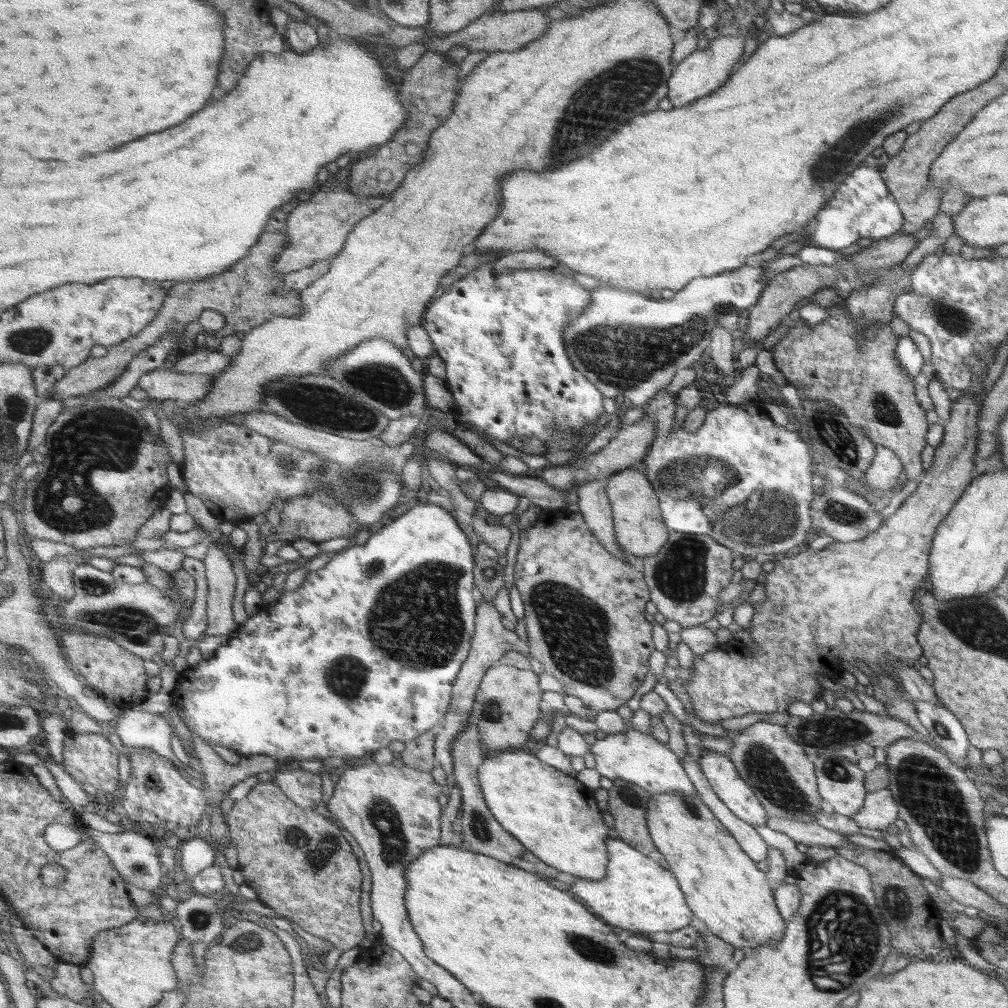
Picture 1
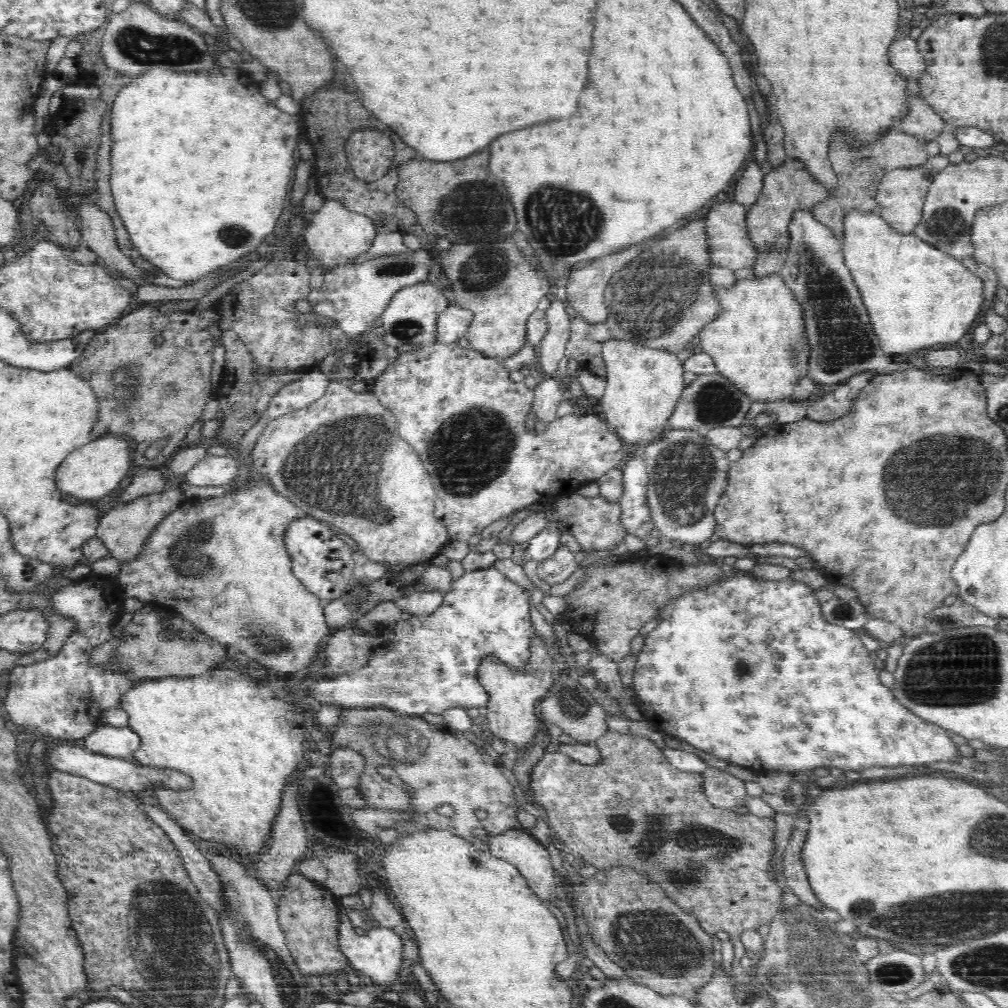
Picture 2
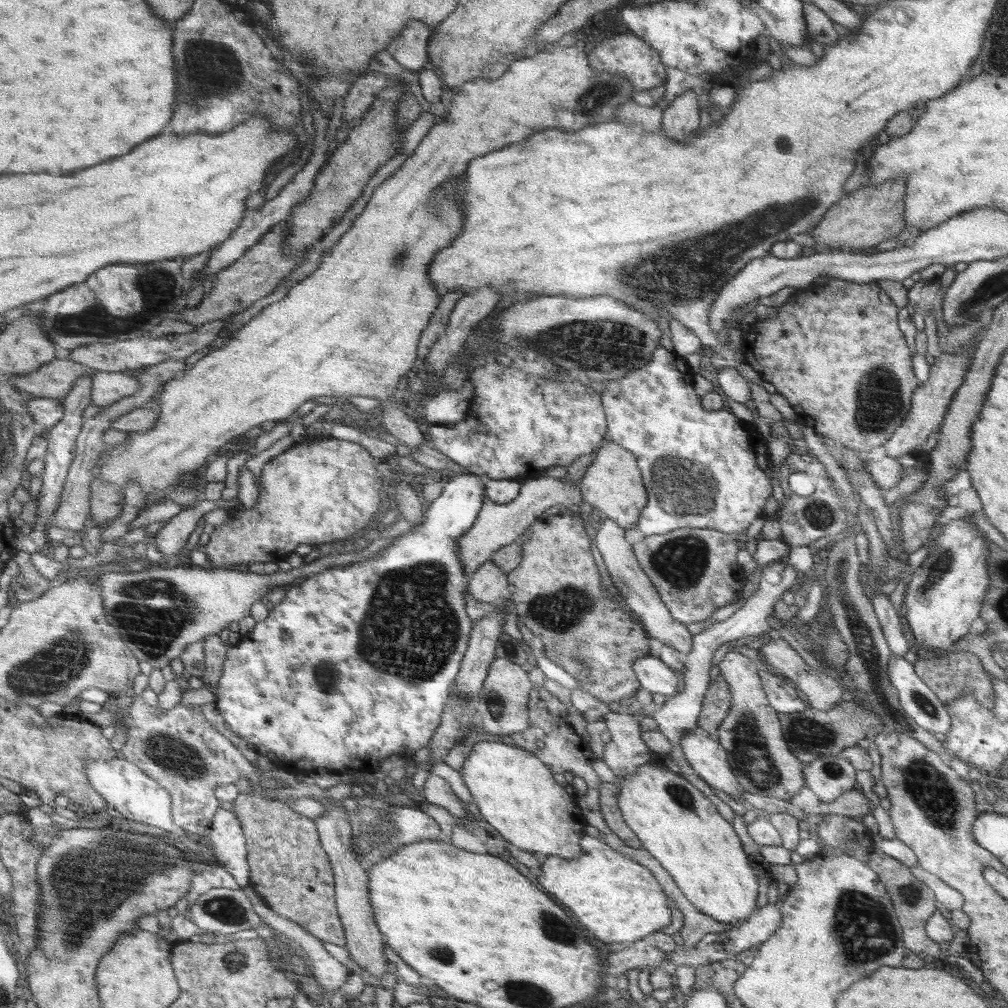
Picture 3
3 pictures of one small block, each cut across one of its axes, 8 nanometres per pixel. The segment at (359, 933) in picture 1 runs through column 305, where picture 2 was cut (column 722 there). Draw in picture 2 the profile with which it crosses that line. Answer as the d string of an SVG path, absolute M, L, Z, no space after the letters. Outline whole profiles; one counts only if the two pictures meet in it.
M606 731L597 743L601 758L592 765L575 764L574 761L559 750L555 752L546 752L540 758L533 770L530 778L530 790L534 797L534 803L539 804L543 811L543 817L547 823L558 834L558 838L566 844L568 851L572 852L578 858L583 858L585 866L589 869L610 870L610 868L631 868L631 870L640 870L651 882L659 884L667 895L670 895L674 902L686 902L679 904L682 910L687 914L694 915L698 919L701 928L710 936L717 932L726 932L729 940L734 943L734 958L732 963L732 974L734 980L738 982L749 982L750 972L740 965L740 959L745 956L746 949L741 943L742 936L746 930L758 930L762 924L770 925L775 916L779 913L780 902L782 902L782 890L780 884L776 884L776 878L772 874L772 858L776 856L776 846L774 846L774 828L776 822L770 817L758 817L755 814L736 814L732 809L722 809L715 807L706 798L704 791L703 773L684 772L674 768L668 759L663 755L659 747L648 739L640 736L630 736L630 734L621 734L618 732Z

